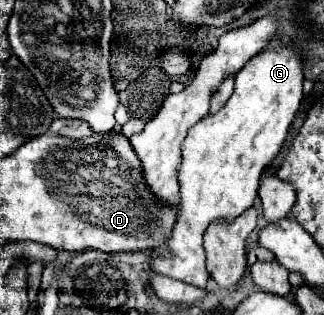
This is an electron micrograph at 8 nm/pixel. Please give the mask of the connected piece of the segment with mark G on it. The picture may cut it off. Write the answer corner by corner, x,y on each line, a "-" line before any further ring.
277,46
253,56
235,76
235,90
225,108
197,122
183,142
183,164
179,168
181,200
177,224
169,240
171,258
155,258
151,268
173,280
199,288
207,286
203,234
217,218
233,220
251,208
263,170
279,154
287,130
299,112
303,94
305,56
293,46

